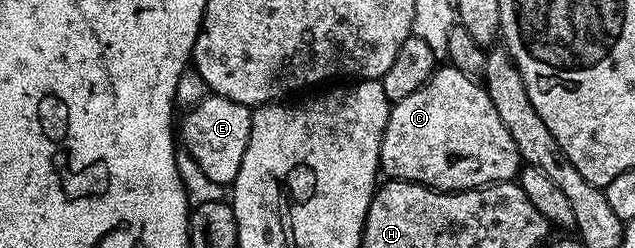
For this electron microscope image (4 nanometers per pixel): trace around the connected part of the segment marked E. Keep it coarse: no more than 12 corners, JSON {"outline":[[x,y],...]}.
{"outline":[[211,93],[180,118],[180,142],[229,187],[248,148],[251,107]]}

